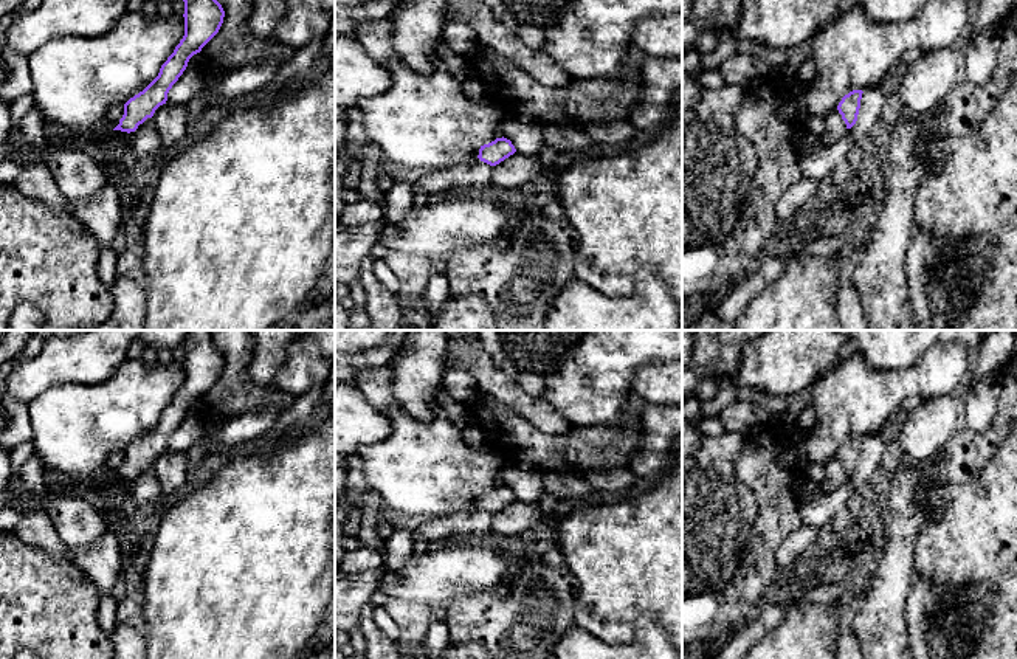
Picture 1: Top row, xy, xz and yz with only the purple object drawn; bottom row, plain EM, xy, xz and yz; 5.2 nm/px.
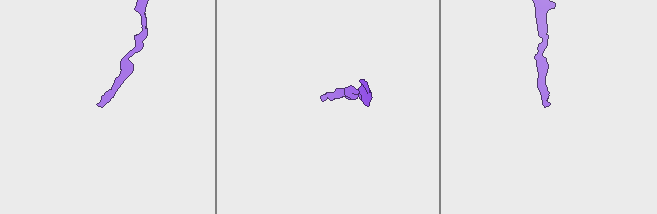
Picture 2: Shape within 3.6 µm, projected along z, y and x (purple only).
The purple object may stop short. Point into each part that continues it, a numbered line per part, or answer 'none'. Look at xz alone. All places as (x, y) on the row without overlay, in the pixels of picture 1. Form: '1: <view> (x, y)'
none

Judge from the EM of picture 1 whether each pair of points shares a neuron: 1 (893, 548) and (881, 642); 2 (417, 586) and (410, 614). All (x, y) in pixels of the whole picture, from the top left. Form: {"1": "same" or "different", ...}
{"1": "same", "2": "different"}

